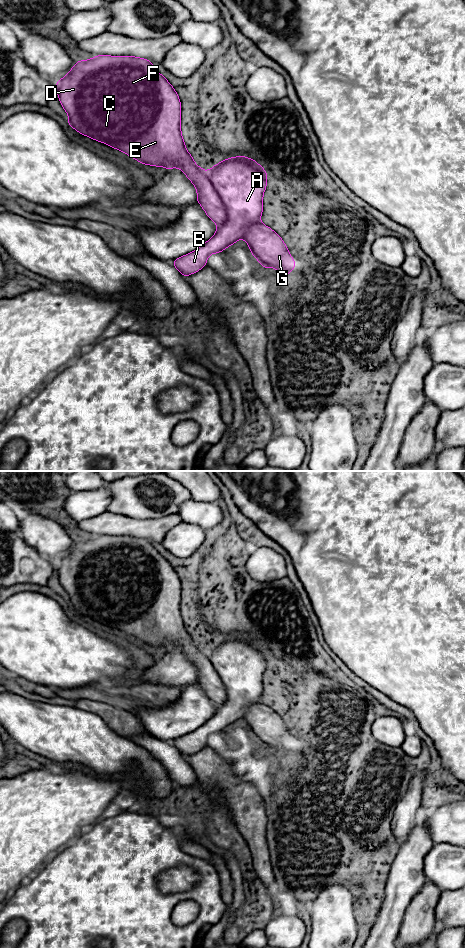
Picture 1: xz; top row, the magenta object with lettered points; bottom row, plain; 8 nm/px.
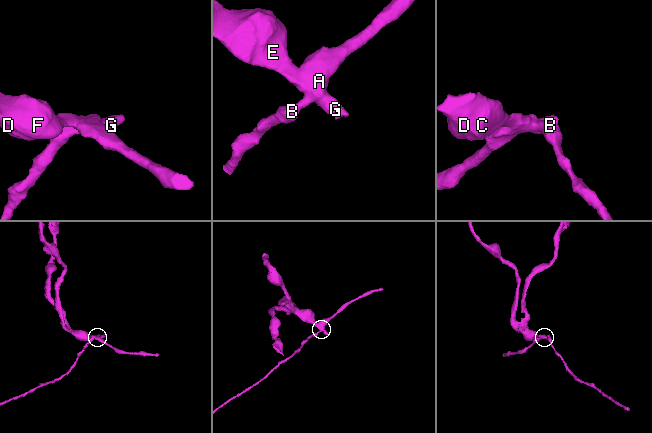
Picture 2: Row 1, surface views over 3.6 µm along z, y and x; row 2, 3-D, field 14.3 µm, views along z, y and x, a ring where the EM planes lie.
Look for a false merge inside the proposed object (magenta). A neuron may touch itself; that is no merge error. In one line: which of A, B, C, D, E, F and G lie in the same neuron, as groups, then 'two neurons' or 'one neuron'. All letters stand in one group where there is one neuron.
A B / C D E F G | two neurons

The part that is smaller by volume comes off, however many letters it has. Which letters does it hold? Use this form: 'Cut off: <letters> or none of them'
Cut off: A, B

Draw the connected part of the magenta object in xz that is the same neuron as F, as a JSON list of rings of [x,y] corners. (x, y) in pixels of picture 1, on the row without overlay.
[[[97,535],[89,540],[80,540],[70,552],[56,562],[59,581],[69,596],[67,605],[73,607],[82,615],[98,622],[108,624],[141,644],[164,646],[166,650],[173,647],[181,649],[197,669],[197,682],[217,706],[228,699],[227,689],[209,660],[208,653],[194,643],[185,627],[181,614],[181,582],[175,569],[163,557],[151,541],[135,536]]]

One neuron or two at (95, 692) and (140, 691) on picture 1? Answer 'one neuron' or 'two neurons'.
one neuron

